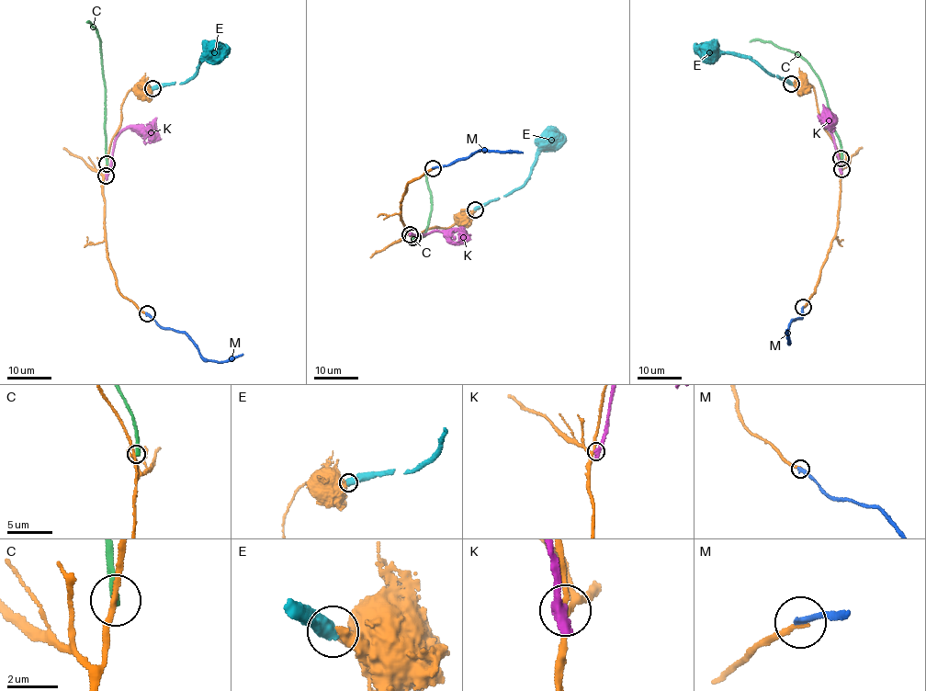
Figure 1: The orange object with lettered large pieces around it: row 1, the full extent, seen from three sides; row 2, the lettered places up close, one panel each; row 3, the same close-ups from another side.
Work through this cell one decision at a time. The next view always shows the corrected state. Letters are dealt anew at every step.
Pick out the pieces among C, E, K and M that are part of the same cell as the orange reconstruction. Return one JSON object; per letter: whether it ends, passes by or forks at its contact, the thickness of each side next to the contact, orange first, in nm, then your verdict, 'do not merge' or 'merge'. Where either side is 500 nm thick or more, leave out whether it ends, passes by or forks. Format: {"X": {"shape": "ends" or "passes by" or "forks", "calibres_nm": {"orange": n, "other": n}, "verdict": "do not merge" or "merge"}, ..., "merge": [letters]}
{"C": {"shape": "ends", "calibres_nm": {"orange": 200, "other": 320}, "verdict": "do not merge"}, "E": {"calibres_nm": {"orange": 360, "other": 550}, "verdict": "do not merge"}, "K": {"shape": "ends", "calibres_nm": {"orange": 200, "other": 440}, "verdict": "do not merge"}, "M": {"shape": "ends", "calibres_nm": {"orange": 200, "other": 280}, "verdict": "do not merge"}, "merge": []}

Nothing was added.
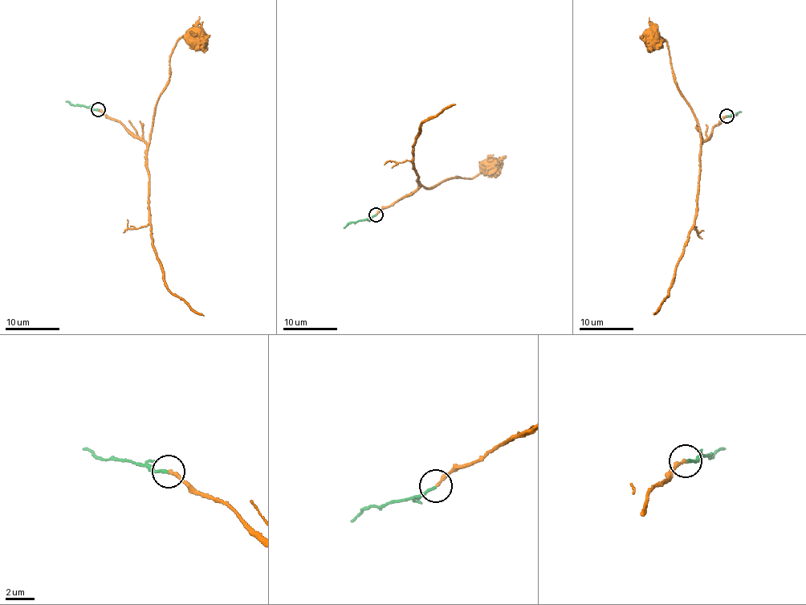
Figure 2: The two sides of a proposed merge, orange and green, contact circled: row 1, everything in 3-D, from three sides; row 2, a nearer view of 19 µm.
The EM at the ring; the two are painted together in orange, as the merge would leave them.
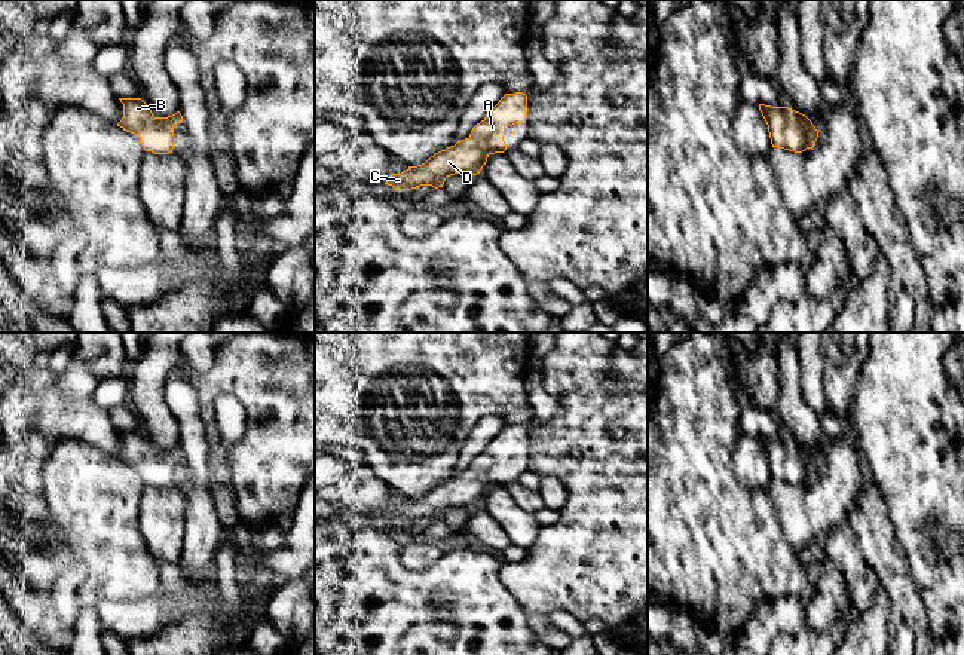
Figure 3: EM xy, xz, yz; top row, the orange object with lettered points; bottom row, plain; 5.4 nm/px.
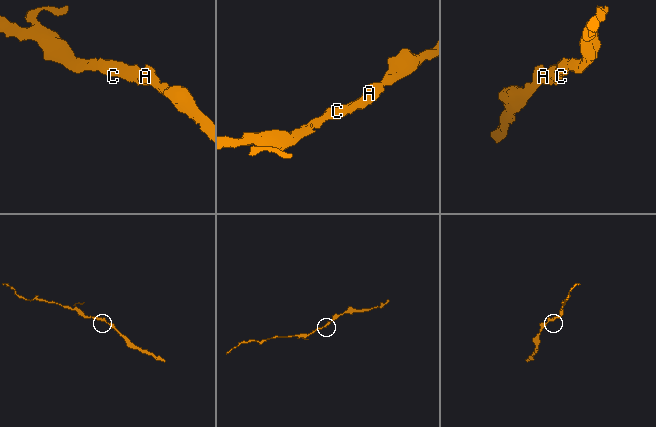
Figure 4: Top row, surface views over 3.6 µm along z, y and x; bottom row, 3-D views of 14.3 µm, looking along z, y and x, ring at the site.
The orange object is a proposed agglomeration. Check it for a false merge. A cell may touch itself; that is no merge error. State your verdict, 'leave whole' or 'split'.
leave whole

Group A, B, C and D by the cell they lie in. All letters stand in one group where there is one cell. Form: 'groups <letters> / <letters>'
groups A B C D

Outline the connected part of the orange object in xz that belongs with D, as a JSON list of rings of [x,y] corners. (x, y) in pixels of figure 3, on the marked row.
[[[523,92],[505,94],[486,117],[472,128],[468,138],[435,153],[422,165],[408,166],[401,174],[392,174],[385,184],[400,190],[411,190],[420,186],[438,189],[450,175],[477,175],[490,154],[507,150],[505,128],[526,123],[526,117],[527,95]]]

